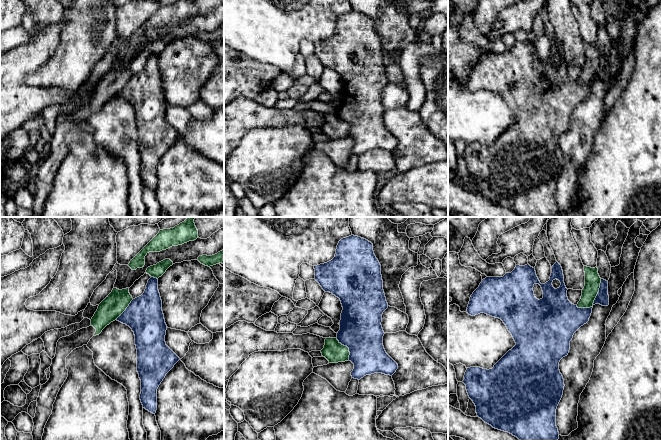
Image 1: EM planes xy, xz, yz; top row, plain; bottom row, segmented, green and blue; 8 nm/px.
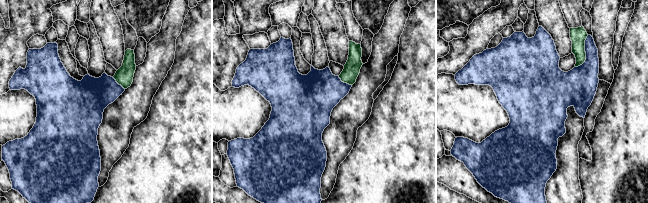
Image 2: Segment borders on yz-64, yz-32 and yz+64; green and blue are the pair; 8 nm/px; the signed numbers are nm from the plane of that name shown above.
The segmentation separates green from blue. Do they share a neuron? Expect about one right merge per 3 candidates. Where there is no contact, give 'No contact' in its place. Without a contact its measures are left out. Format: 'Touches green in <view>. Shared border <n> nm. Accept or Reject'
Touches green in xz. Shared border 200 nm. Reject

